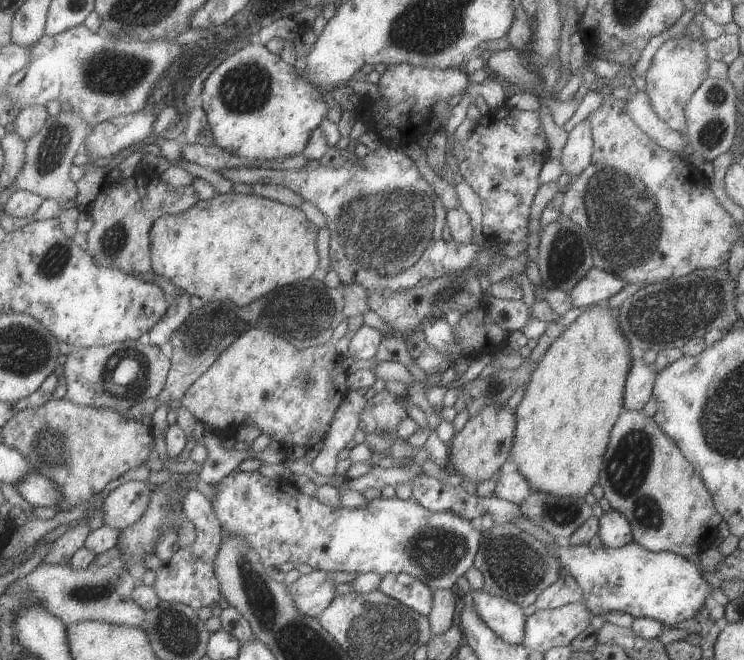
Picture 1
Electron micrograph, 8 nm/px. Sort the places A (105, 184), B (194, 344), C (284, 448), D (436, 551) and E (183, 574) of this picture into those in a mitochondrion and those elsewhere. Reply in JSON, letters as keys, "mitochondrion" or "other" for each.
{"A":"other","B":"mitochondrion","C":"other","D":"mitochondrion","E":"other"}

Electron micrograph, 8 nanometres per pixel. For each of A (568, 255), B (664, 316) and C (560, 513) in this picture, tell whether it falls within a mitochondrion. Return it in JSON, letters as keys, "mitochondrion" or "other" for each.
{"A":"mitochondrion","B":"mitochondrion","C":"mitochondrion"}

